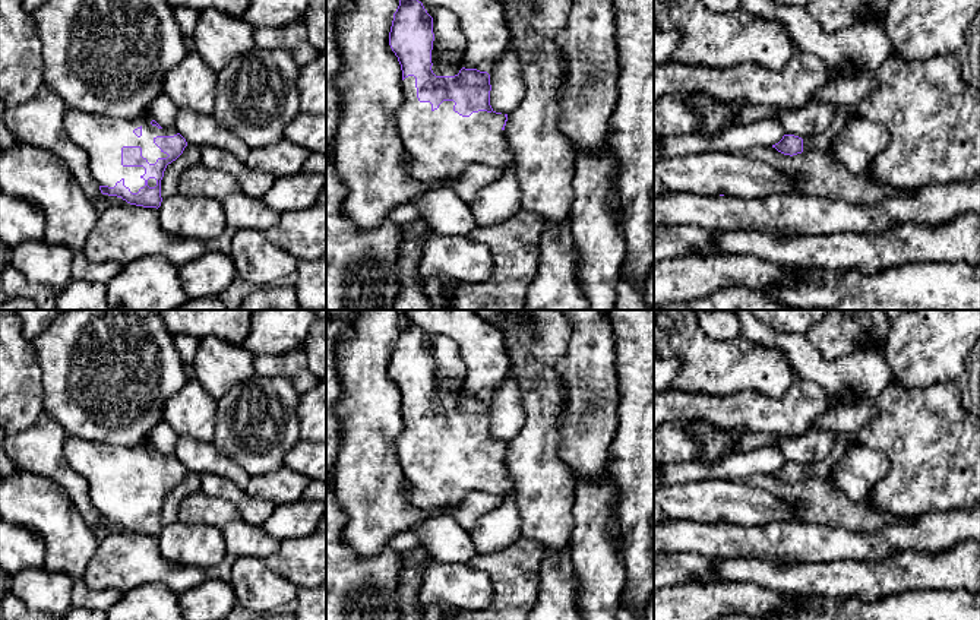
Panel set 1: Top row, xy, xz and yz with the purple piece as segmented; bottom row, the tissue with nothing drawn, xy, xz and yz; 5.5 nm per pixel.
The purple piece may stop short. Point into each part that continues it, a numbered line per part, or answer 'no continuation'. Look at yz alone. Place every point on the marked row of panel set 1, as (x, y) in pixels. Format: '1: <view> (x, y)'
1: yz (819, 142)

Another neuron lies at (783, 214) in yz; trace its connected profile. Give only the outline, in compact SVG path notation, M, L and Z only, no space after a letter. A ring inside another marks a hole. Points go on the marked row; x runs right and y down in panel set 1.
M980 177L910 190L879 205L800 193L774 193L761 199L667 193L654 197L654 228L693 225L778 237L883 232L905 222L942 225L965 212L980 213Z

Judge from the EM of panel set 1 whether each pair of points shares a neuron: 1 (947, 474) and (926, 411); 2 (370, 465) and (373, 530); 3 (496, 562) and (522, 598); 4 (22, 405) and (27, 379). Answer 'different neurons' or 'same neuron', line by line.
1: same neuron
2: same neuron
3: same neuron
4: same neuron

